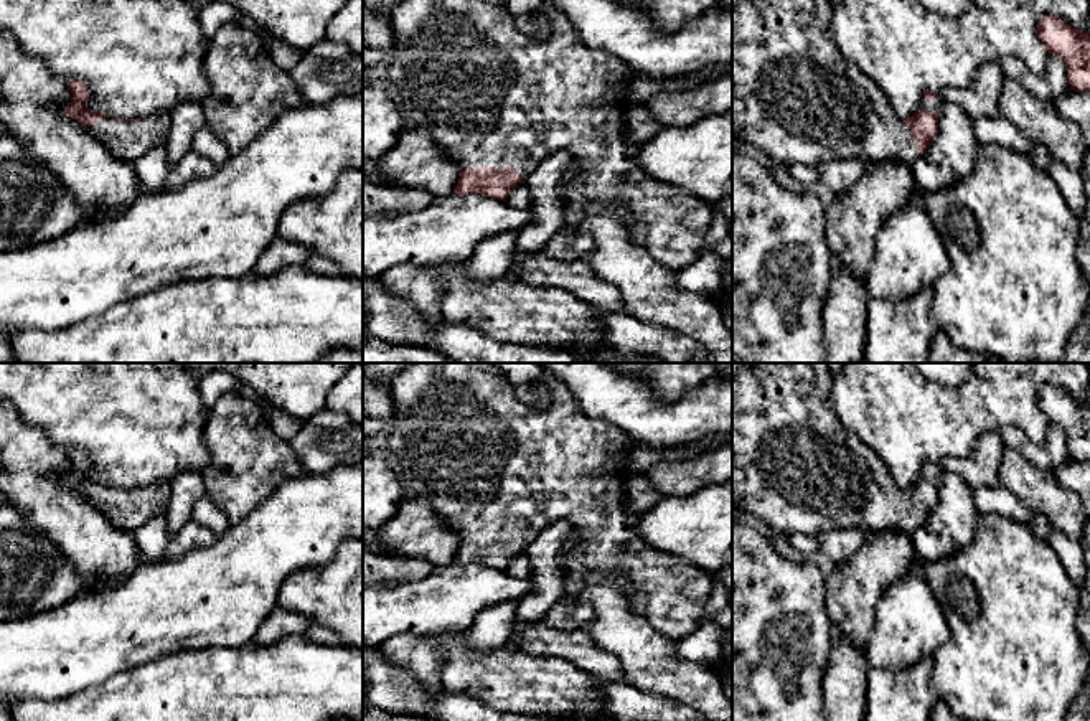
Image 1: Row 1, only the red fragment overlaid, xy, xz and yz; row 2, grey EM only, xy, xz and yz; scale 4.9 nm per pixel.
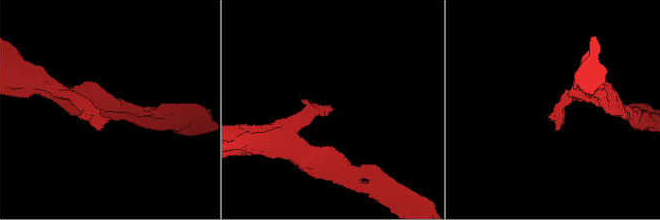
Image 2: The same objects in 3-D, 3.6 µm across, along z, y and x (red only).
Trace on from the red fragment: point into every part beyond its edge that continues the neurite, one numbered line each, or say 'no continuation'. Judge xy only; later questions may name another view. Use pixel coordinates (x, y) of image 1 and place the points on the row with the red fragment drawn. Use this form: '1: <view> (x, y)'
1: xy (127, 141)

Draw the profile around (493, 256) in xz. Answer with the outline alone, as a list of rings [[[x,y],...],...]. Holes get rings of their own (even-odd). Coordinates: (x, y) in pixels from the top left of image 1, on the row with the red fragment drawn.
[[[516,233],[483,239],[468,257],[468,277],[486,284],[510,272],[516,251]]]

